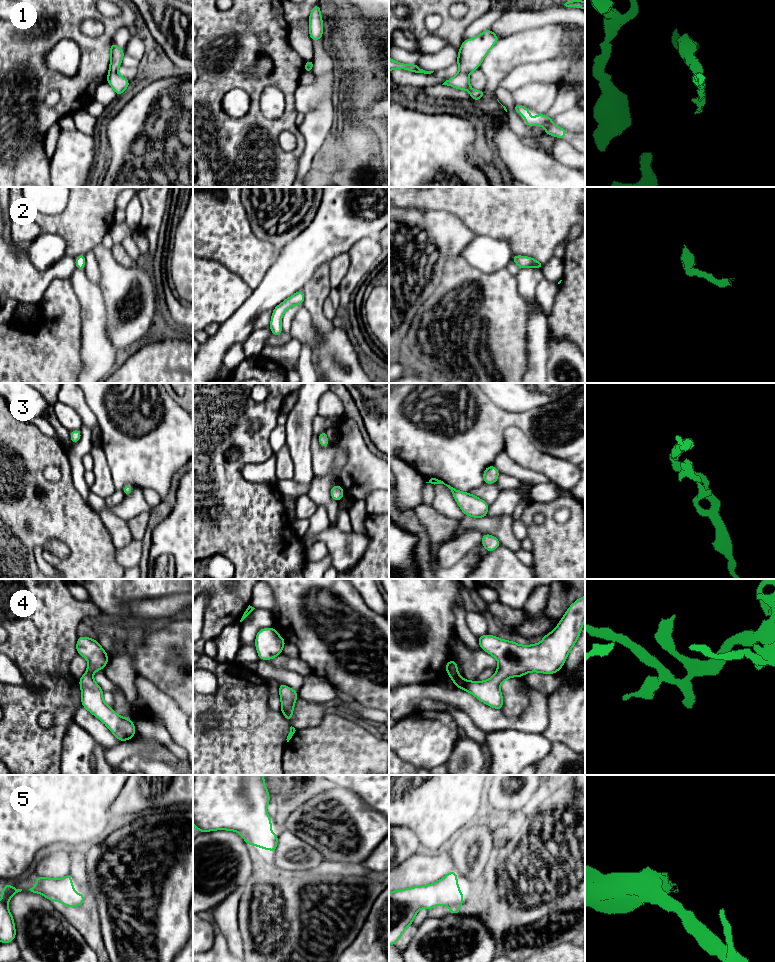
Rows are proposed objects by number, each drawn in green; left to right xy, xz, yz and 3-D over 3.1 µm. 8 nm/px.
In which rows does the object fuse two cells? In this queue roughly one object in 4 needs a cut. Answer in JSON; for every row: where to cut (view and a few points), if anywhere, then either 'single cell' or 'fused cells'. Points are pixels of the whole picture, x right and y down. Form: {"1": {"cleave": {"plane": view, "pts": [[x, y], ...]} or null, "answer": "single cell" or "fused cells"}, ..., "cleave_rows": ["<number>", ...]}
{"1": {"cleave": {"plane": "yz", "pts": [[460, 70], [468, 74]]}, "answer": "fused cells"}, "2": {"cleave": null, "answer": "single cell"}, "3": {"cleave": null, "answer": "single cell"}, "4": {"cleave": null, "answer": "single cell"}, "5": {"cleave": null, "answer": "single cell"}, "cleave_rows": ["1"]}

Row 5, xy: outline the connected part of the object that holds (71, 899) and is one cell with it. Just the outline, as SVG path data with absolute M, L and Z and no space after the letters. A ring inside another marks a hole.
M70 874L59 879L52 879L51 877L41 878L38 875L35 875L35 878L36 885L29 890L47 897L52 904L54 900L57 900L67 907L78 907L86 898L85 895L74 891Z

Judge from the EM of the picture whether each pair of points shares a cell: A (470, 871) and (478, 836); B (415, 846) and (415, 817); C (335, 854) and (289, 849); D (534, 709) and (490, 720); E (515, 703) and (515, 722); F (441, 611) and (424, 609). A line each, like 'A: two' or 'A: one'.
A: one
B: two
C: two
D: one
E: two
F: one

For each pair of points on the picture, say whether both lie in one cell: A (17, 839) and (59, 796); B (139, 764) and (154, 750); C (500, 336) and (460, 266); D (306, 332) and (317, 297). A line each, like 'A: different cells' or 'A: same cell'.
A: same cell
B: different cells
C: same cell
D: different cells

